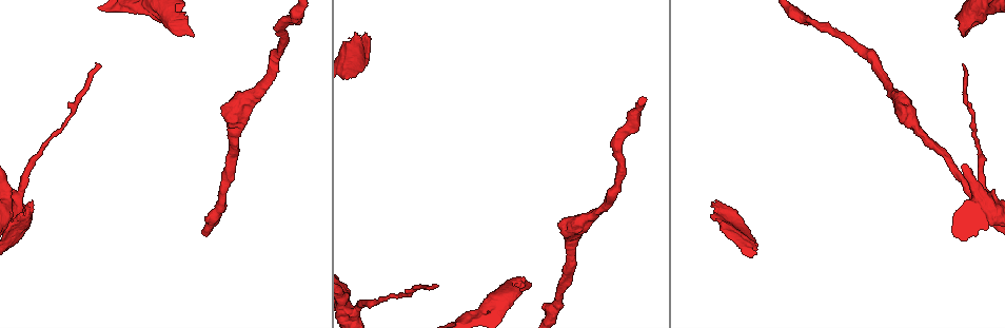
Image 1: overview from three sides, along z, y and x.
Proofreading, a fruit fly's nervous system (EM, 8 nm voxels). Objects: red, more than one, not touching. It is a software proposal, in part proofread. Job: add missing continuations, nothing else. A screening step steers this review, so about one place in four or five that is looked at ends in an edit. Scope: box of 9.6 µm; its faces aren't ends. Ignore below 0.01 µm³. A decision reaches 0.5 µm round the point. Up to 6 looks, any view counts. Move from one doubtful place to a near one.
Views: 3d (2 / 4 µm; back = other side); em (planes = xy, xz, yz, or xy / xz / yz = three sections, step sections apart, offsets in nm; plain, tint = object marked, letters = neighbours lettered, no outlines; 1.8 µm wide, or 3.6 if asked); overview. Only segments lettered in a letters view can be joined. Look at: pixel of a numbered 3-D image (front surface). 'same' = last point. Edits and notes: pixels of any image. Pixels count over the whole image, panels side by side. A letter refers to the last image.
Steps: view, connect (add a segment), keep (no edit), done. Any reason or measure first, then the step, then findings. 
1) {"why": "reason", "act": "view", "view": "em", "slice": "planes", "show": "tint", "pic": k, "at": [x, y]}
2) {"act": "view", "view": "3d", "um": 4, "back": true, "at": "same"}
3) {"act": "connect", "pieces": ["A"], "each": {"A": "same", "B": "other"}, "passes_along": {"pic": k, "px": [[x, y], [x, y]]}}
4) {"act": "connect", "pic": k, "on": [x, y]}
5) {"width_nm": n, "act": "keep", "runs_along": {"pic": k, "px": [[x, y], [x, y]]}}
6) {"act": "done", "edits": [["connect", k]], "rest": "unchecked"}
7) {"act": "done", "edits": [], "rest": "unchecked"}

{"why": "branch stops here", "act": "view", "view": "3d", "um": 4, "pic": 1, "at": [433, 285]}

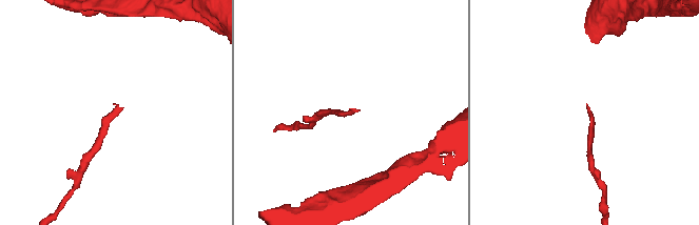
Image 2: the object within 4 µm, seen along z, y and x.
{"why": "shape alone is not enough", "act": "view", "view": "em", "slice": "xz", "step": 16, "show": "tint", "pic": 2, "at": [352, 110]}

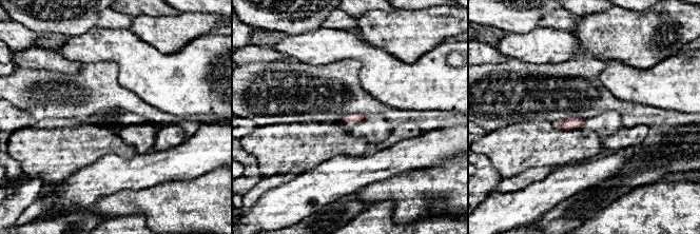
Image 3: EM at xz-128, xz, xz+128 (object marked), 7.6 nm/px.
{"act": "view", "view": "em", "slice": "planes", "show": "letters", "at": "same"}

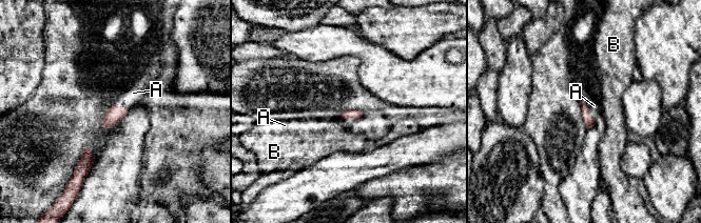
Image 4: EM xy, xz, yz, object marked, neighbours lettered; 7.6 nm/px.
{"act": "connect", "pieces": ["A"], "each": {"A": "same", "B": "other"}, "found": "the neuron continues"}

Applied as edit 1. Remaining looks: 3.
{"why": "calibre changes", "act": "view", "view": "3d", "um": 4, "pic": 1, "at": [183, 24]}

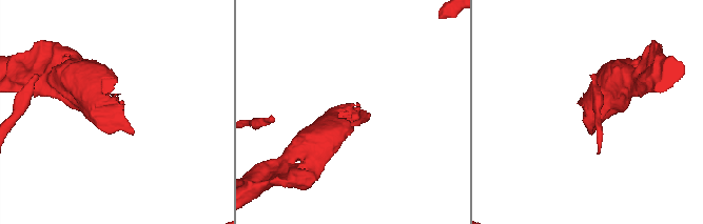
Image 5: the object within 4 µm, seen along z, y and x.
{"act": "view", "view": "em", "slice": "planes", "show": "tint", "pic": 5, "at": [588, 114]}

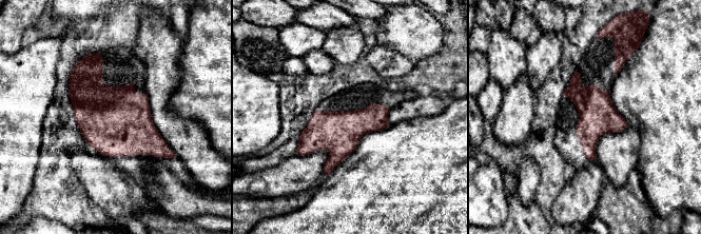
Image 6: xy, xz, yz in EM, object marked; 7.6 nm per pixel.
{"act": "view", "view": "em", "slice": "planes", "show": "letters", "at": "same"}

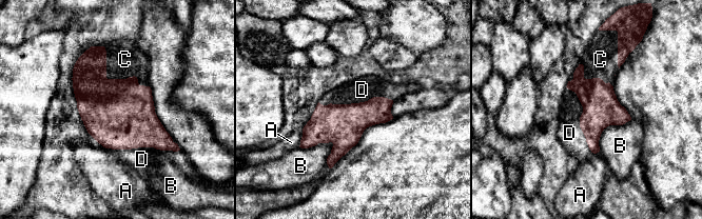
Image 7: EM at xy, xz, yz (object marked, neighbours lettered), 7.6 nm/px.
{"act": "connect", "pieces": ["C", "D"], "each": {"A": "other", "B": "other", "C": "same", "D": "same"}, "found": "the neuron continues"}

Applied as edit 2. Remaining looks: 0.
{"act": "done", "edits": [["connect", 4], ["connect", 7]], "rest": "unchecked"}

